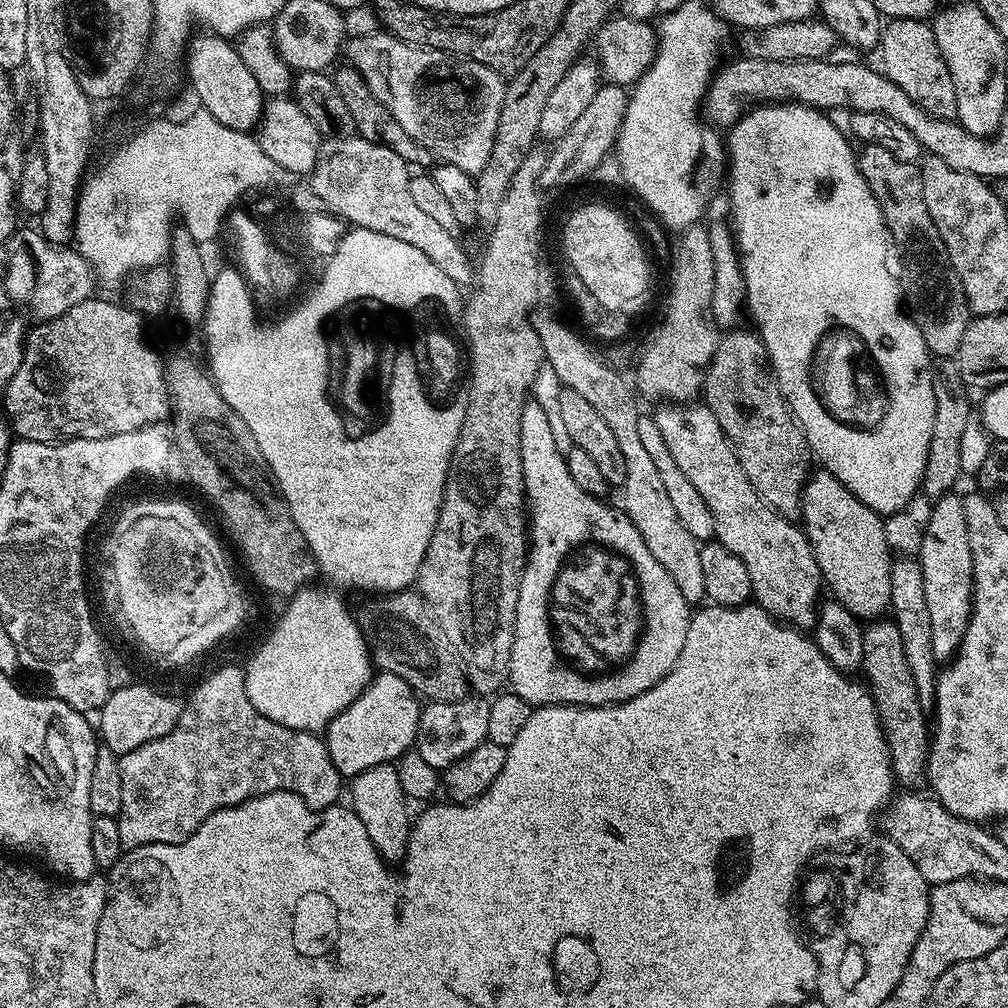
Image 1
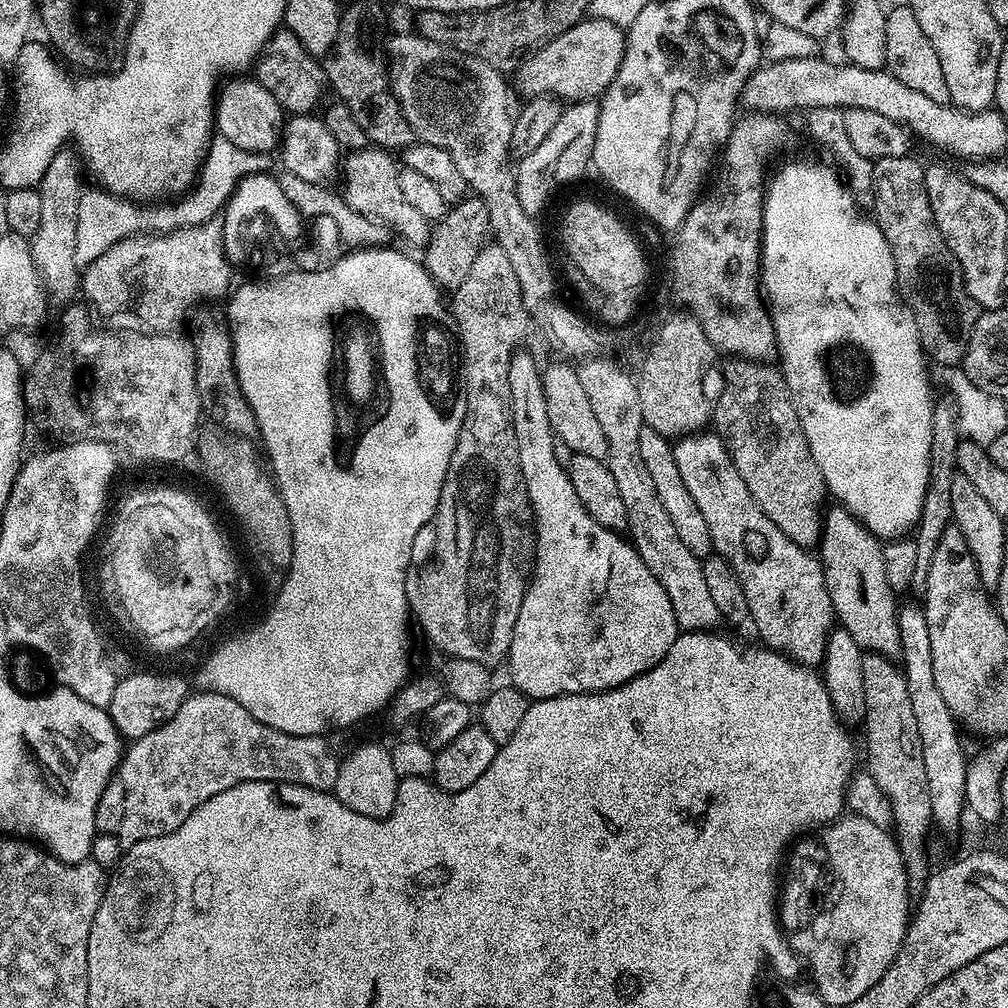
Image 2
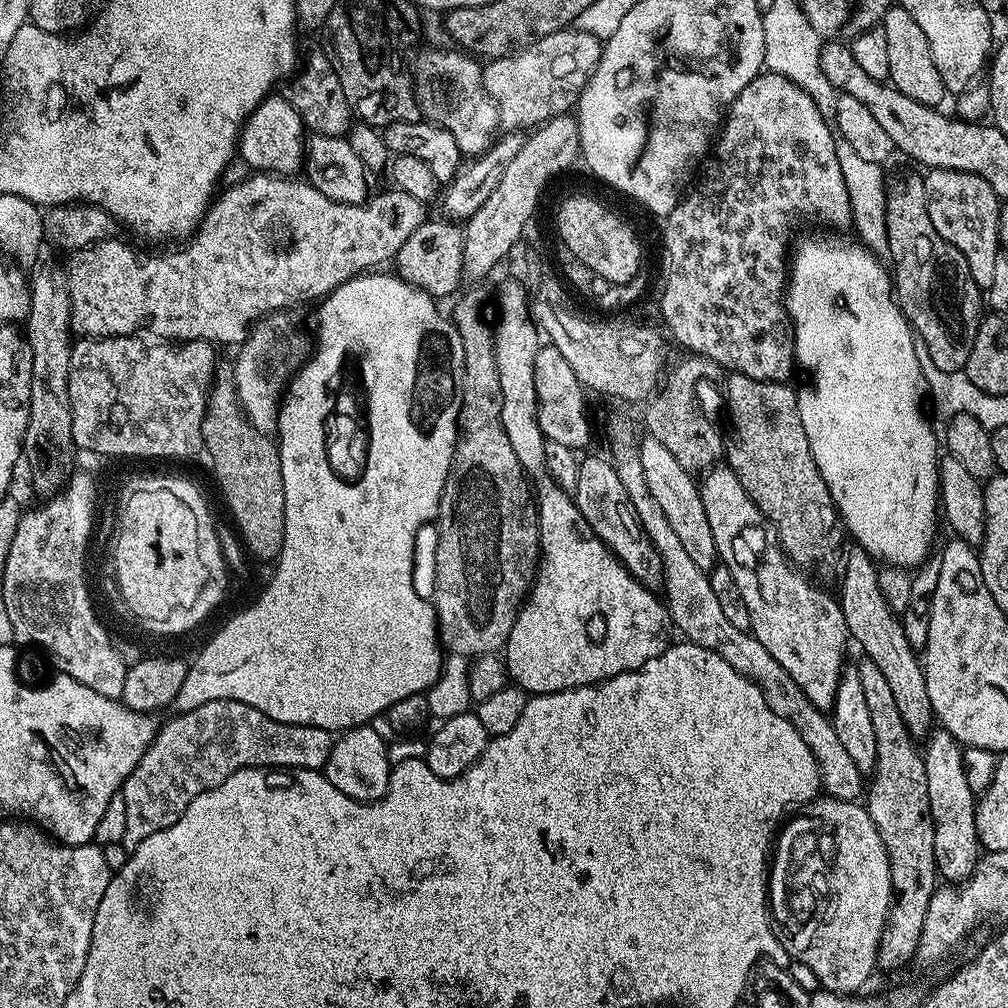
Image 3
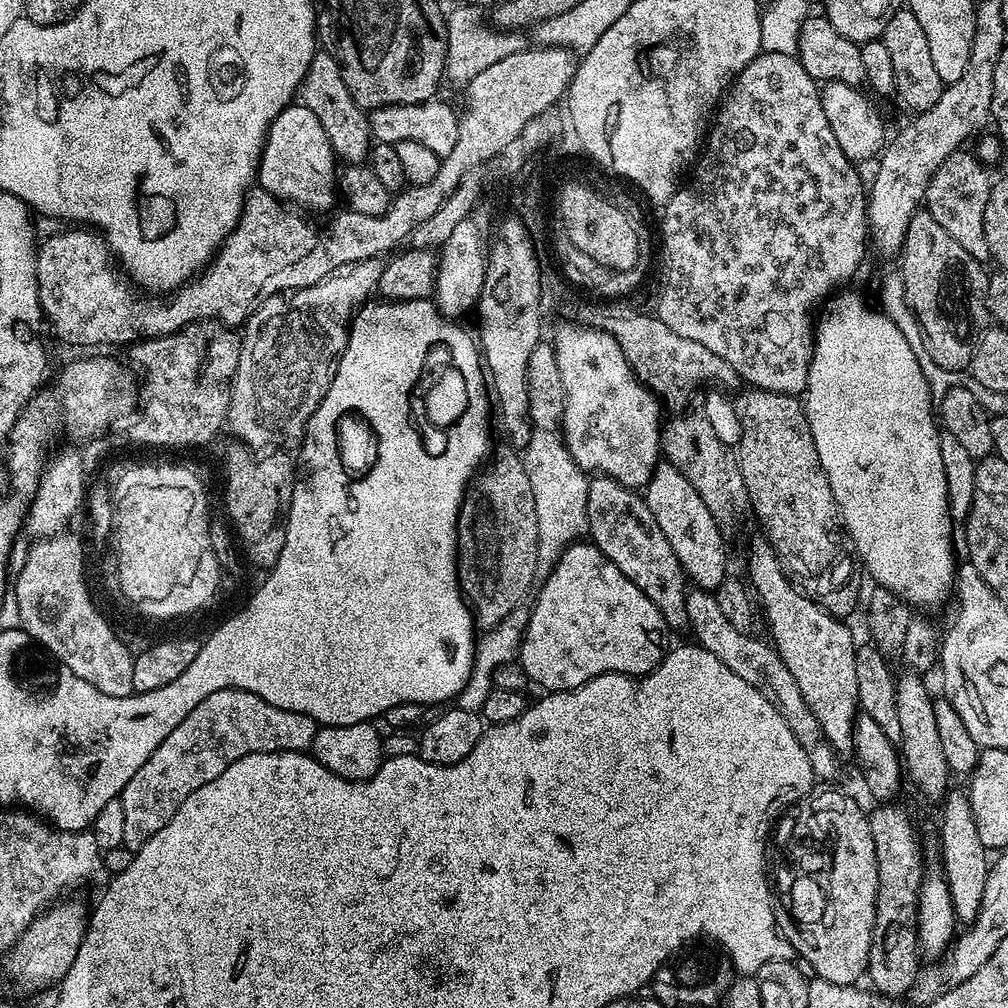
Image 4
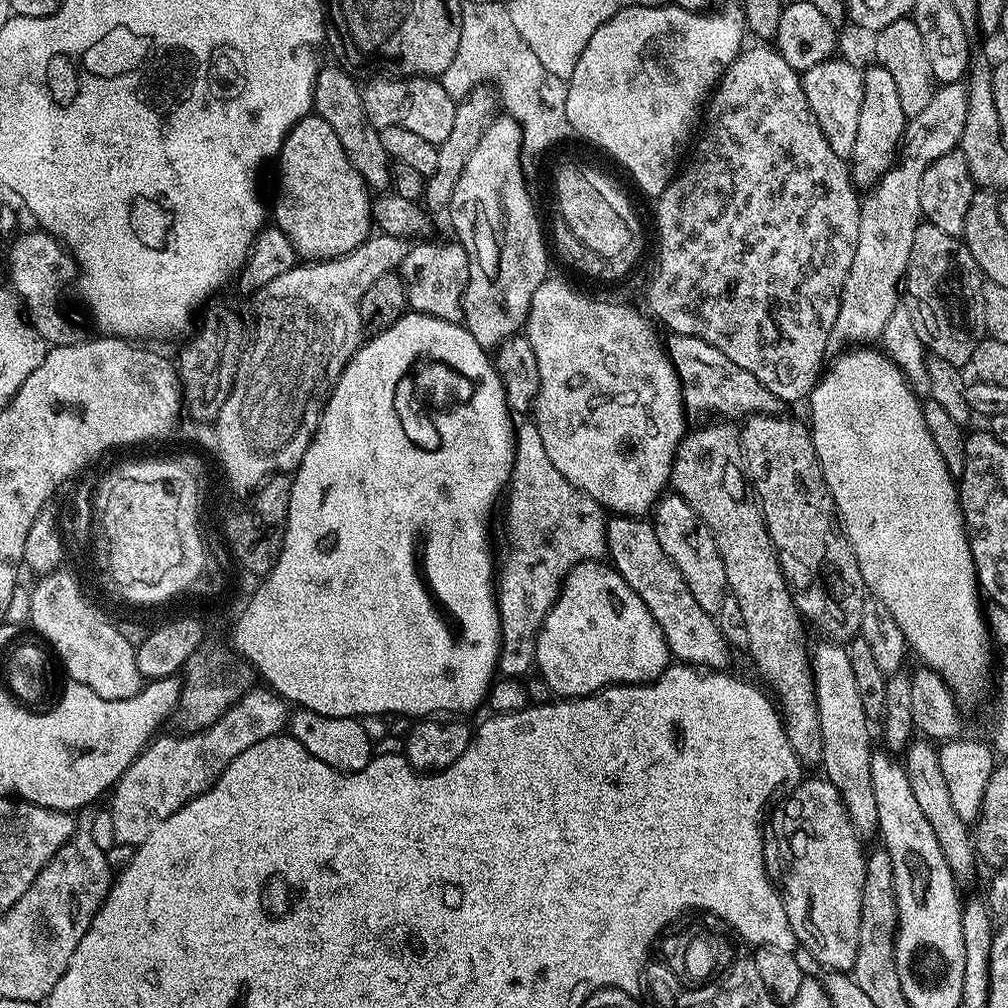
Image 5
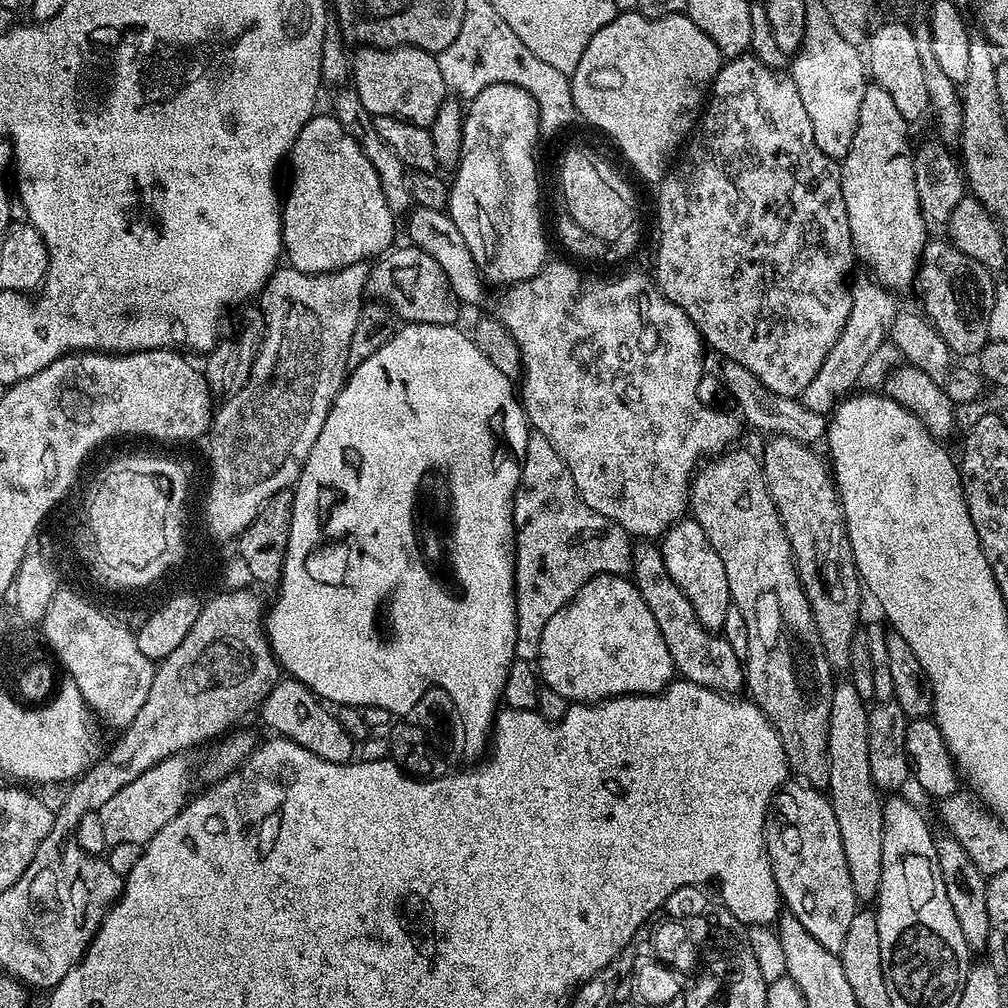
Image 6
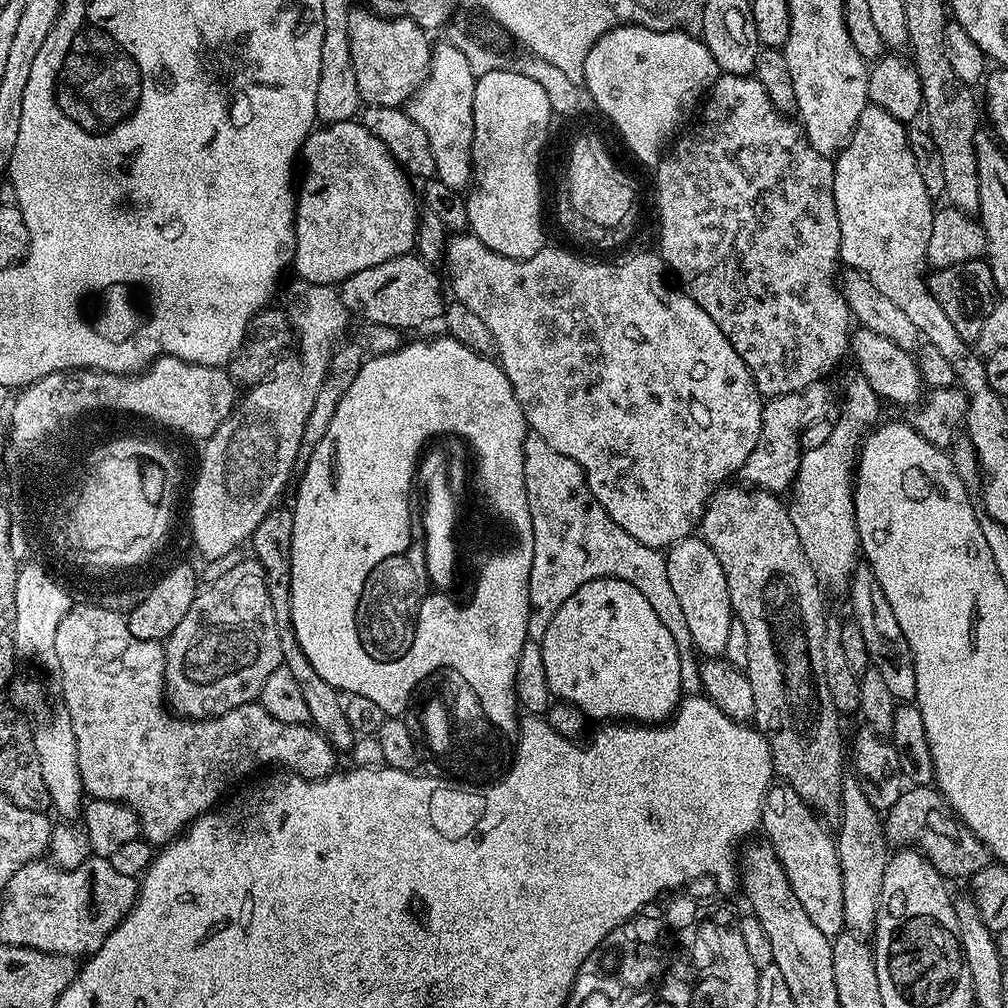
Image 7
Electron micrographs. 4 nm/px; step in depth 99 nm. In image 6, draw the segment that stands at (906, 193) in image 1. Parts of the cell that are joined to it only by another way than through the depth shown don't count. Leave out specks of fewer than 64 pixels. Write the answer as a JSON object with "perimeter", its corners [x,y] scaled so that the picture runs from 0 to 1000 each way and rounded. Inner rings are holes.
{"perimeter":[[[922,237],[917,245],[913,253],[913,266],[909,270],[907,290],[913,293],[912,305],[916,313],[949,354],[967,354],[980,340],[982,304],[986,304],[988,291],[985,271],[966,260],[966,256],[958,256],[958,252],[940,241],[939,237]]]}

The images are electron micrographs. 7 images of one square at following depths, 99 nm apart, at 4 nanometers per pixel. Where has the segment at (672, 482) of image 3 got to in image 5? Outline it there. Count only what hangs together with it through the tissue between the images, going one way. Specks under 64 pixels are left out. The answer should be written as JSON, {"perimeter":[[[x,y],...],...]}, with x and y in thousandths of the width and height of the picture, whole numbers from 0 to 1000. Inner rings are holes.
{"perimeter":[[[660,490],[651,499],[649,519],[653,538],[657,546],[661,546],[661,554],[665,554],[669,562],[673,562],[681,581],[685,581],[685,589],[688,589],[688,594],[692,596],[692,601],[707,609],[713,607],[724,584],[720,577],[720,562],[716,562],[716,550],[712,550],[712,538],[708,538],[708,530],[700,522],[700,518],[692,514],[685,498],[670,490]]]}

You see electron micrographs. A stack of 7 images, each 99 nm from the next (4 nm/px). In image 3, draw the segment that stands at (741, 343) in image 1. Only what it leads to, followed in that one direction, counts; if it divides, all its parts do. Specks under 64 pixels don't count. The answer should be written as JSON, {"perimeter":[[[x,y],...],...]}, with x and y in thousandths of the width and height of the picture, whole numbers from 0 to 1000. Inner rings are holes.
{"perimeter":[[[731,369],[725,370],[721,375],[722,417],[726,420],[726,437],[724,433],[720,440],[721,463],[725,464],[732,478],[736,478],[740,490],[744,490],[752,506],[756,506],[756,510],[766,519],[778,549],[787,561],[807,572],[828,572],[838,547],[839,525],[829,506],[827,494],[808,458],[800,427],[796,427],[796,415],[792,411],[790,398],[791,386],[782,385],[786,383],[778,379],[769,381],[752,375],[740,375],[740,371]]]}

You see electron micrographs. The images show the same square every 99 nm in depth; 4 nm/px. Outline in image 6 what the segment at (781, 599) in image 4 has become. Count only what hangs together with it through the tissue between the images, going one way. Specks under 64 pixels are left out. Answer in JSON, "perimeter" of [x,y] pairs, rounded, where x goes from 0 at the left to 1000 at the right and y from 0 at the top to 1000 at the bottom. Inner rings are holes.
{"perimeter":[[[843,677],[830,678],[823,696],[821,721],[821,781],[827,812],[831,812],[831,827],[835,827],[838,858],[843,859],[843,875],[850,894],[868,894],[875,875],[875,827],[877,799],[867,772],[863,768],[860,712],[862,699]]]}

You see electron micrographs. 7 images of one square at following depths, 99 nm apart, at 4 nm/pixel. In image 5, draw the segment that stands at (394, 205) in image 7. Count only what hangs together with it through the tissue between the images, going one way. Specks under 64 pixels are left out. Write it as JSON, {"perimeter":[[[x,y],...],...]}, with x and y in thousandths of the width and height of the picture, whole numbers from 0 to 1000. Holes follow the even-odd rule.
{"perimeter":[[[313,113],[299,117],[282,138],[276,156],[278,191],[274,194],[273,225],[282,229],[295,255],[306,260],[330,258],[347,252],[371,230],[367,188],[359,173],[347,165],[335,133]]]}

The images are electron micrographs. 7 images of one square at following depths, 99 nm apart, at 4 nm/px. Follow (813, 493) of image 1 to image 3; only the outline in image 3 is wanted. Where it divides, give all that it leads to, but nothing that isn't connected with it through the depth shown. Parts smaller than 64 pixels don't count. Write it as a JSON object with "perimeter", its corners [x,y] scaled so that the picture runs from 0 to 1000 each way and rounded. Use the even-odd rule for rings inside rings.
{"perimeter":[[[849,542],[846,545],[845,549],[842,547],[836,553],[835,570],[832,572],[832,575],[834,574],[833,587],[831,586],[833,604],[839,613],[842,632],[848,638],[849,635],[853,638],[853,643],[857,646],[856,650],[859,654],[867,657],[867,661],[871,661],[872,667],[879,672],[879,677],[883,677],[883,685],[887,688],[891,704],[895,707],[895,714],[899,716],[899,724],[903,724],[903,728],[907,732],[920,731],[927,721],[927,711],[923,700],[923,688],[919,685],[919,673],[917,672],[917,660],[914,652],[911,650],[910,644],[905,643],[903,636],[899,633],[899,627],[894,619],[894,612],[886,607],[875,589],[873,578],[871,577],[870,557],[866,556],[856,544]]]}

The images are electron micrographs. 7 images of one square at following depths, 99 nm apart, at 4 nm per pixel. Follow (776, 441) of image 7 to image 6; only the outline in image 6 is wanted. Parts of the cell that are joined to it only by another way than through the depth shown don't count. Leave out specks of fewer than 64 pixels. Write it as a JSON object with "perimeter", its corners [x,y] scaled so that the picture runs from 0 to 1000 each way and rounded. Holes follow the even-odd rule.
{"perimeter":[[[857,274],[851,275],[850,278],[848,275],[844,279],[843,315],[839,315],[839,323],[835,323],[835,331],[831,331],[831,339],[823,343],[823,351],[819,351],[819,359],[815,359],[804,383],[800,383],[800,387],[792,394],[800,404],[809,409],[824,410],[829,402],[850,384],[854,366],[866,354],[867,349],[878,341],[885,324],[885,317],[889,314],[891,303],[885,295],[888,293],[869,281],[868,277]]]}

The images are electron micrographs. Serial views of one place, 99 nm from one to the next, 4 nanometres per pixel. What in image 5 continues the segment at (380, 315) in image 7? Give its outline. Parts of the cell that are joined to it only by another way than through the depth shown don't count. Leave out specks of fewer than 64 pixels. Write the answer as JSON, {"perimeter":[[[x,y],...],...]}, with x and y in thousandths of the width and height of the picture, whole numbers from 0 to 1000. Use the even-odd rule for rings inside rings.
{"perimeter":[[[429,240],[410,241],[395,267],[401,281],[405,283],[408,309],[449,319],[459,318],[460,289],[464,284],[464,253],[460,243],[455,240],[425,241]]]}

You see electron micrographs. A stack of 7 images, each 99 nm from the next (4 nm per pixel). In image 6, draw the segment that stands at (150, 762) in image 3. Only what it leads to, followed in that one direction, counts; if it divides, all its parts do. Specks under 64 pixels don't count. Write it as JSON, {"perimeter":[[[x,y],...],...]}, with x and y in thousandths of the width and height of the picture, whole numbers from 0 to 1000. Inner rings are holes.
{"perimeter":[[[183,748],[165,751],[149,764],[137,768],[133,776],[121,780],[109,796],[100,800],[98,807],[107,839],[117,835],[137,835],[142,839],[178,808],[185,797],[183,777],[187,774],[187,753]]]}

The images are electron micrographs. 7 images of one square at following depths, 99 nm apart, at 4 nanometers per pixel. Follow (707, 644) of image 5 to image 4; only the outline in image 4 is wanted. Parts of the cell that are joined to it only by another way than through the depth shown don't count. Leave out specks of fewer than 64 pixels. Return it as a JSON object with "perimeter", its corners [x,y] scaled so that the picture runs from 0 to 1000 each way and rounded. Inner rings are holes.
{"perimeter":[[[588,471],[583,478],[583,527],[586,539],[590,540],[657,609],[664,624],[679,623],[683,617],[681,593],[685,586],[684,576],[673,558],[673,550],[665,546],[657,522],[645,510],[638,491],[634,487],[618,484],[609,474]]]}

